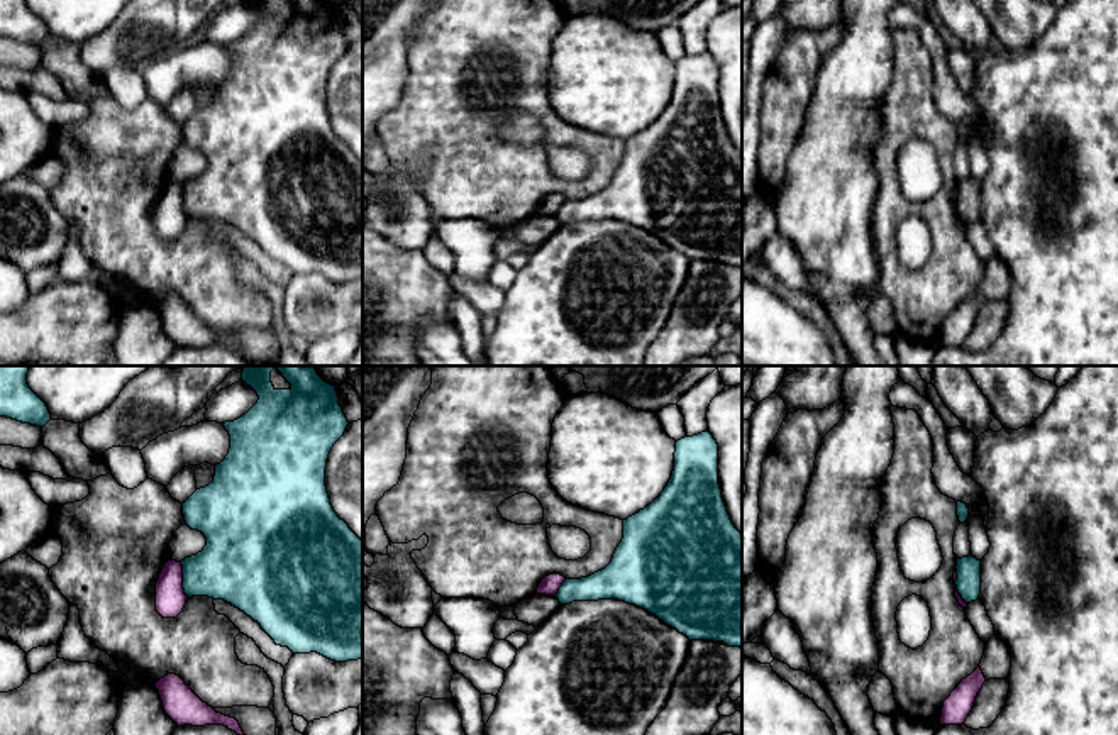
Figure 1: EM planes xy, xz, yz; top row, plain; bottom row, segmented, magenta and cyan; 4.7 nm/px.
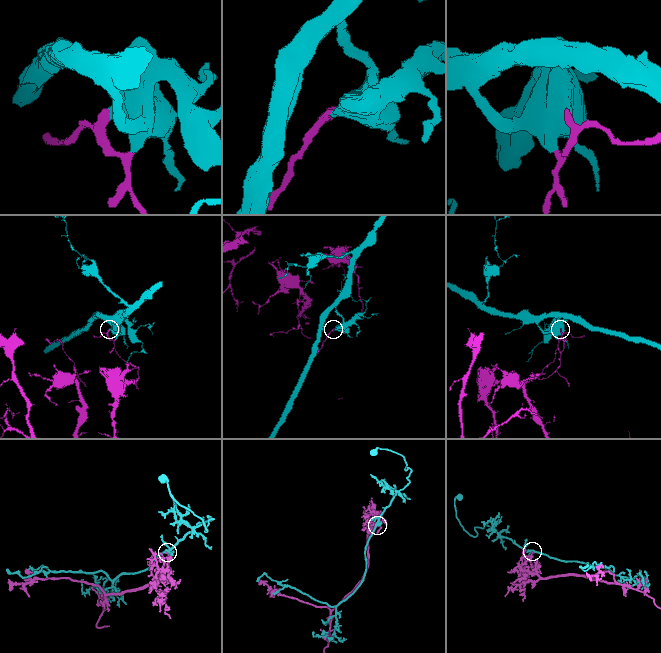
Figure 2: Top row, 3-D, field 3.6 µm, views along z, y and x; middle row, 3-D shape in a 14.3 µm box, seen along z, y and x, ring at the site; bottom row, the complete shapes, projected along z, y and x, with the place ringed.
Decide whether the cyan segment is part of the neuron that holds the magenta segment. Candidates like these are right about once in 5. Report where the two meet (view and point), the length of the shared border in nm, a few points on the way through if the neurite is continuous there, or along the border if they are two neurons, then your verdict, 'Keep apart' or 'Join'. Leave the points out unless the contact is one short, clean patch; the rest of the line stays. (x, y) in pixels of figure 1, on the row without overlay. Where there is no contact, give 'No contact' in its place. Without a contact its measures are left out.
Touches magenta at xy (182, 200). Shared border 170 nm. Keep apart

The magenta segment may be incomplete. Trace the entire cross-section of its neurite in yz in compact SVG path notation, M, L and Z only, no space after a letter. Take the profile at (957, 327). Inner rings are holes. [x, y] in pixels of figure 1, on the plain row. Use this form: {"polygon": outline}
{"polygon": "M981 288L962 300L960 305L944 322L940 345L964 345L984 303L986 298Z"}

